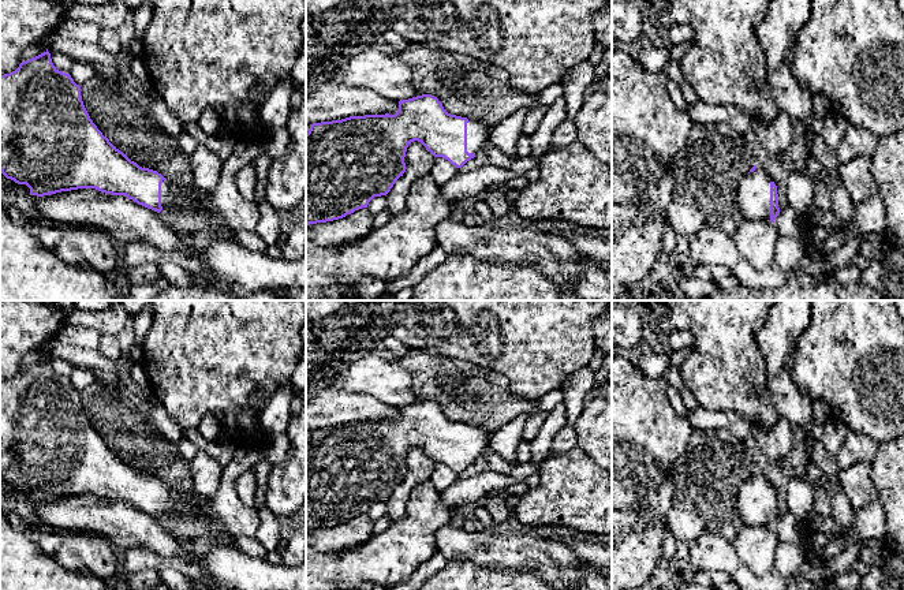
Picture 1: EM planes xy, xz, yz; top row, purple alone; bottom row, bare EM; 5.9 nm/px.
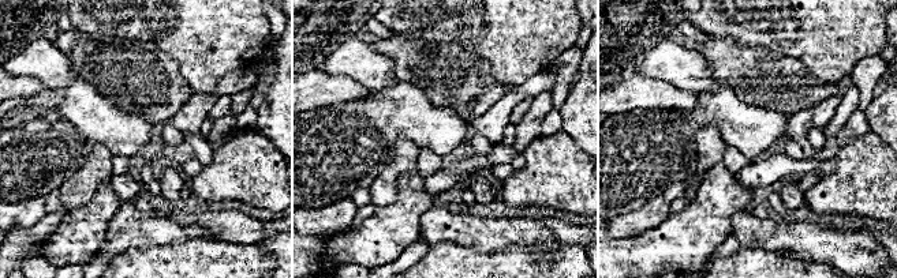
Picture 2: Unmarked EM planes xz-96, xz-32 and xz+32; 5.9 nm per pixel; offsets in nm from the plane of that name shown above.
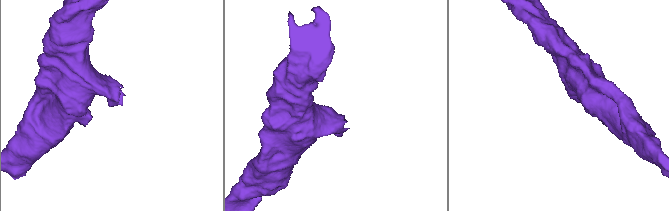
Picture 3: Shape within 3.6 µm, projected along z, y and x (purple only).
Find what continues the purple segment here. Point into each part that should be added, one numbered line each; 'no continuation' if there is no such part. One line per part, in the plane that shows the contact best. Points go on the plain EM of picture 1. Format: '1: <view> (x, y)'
1: yz (754, 495)

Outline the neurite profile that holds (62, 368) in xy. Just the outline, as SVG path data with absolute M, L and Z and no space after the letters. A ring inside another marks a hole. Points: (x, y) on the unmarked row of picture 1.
M52 358L51 365L56 376L68 380L71 373L75 370L75 365L61 358Z

